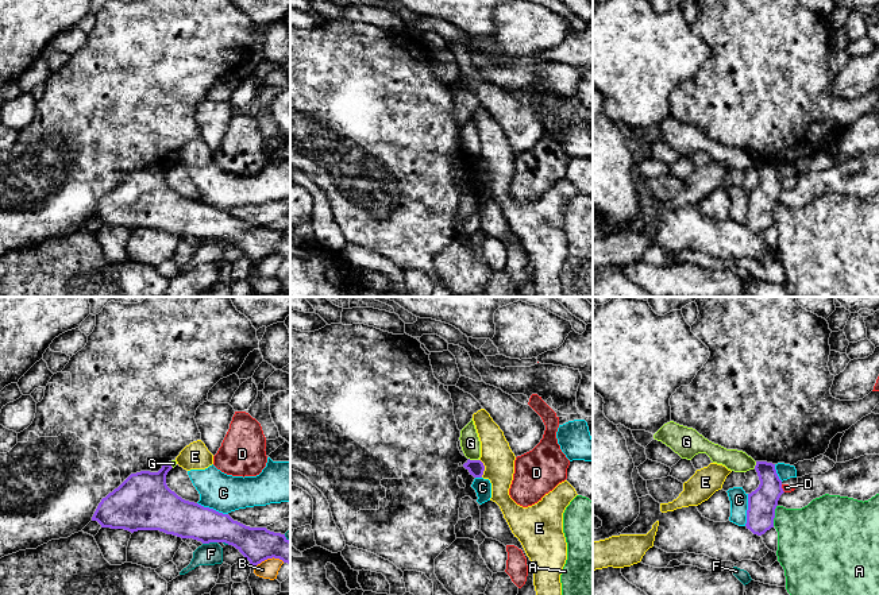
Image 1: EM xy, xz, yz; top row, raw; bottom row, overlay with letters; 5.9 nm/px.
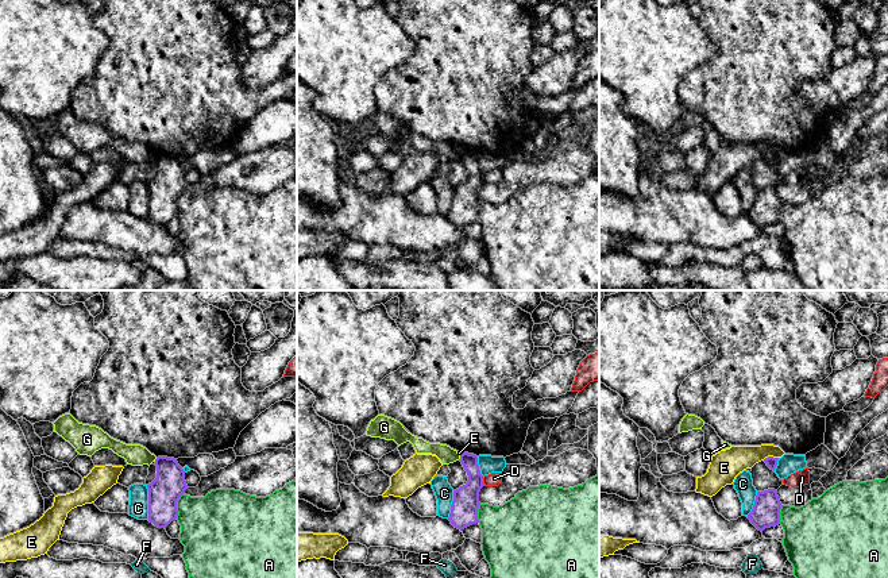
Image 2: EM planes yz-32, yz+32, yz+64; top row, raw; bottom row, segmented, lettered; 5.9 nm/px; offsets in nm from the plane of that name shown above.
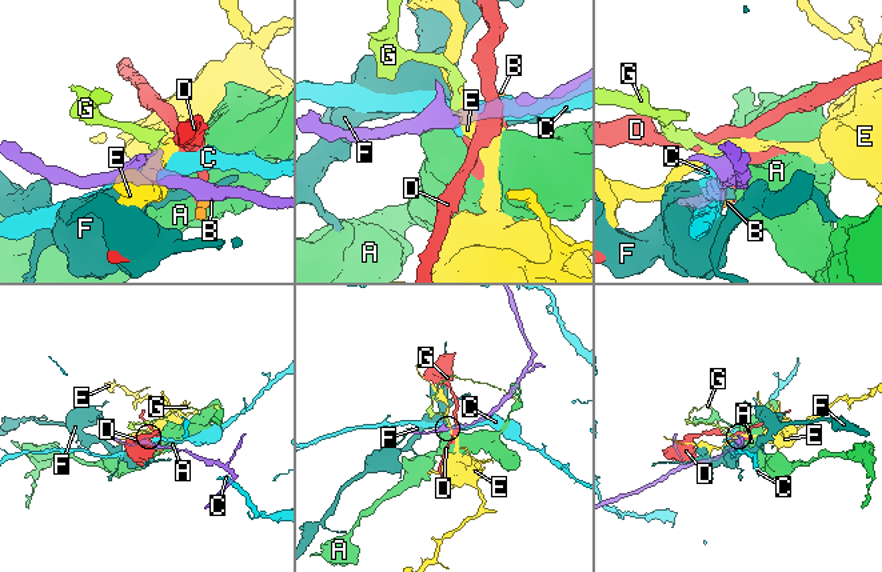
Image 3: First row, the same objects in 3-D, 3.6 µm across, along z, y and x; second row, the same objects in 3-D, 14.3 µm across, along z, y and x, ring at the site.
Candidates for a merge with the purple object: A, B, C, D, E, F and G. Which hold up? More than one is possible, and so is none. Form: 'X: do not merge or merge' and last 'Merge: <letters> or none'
A: do not merge
B: do not merge
C: do not merge
D: do not merge
E: do not merge
F: do not merge
G: do not merge
Merge: none

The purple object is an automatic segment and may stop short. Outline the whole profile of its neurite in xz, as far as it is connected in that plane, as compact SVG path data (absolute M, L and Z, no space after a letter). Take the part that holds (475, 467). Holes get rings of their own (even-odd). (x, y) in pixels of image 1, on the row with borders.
M467 460L463 467L473 475L474 478L482 478L485 465L481 460Z

